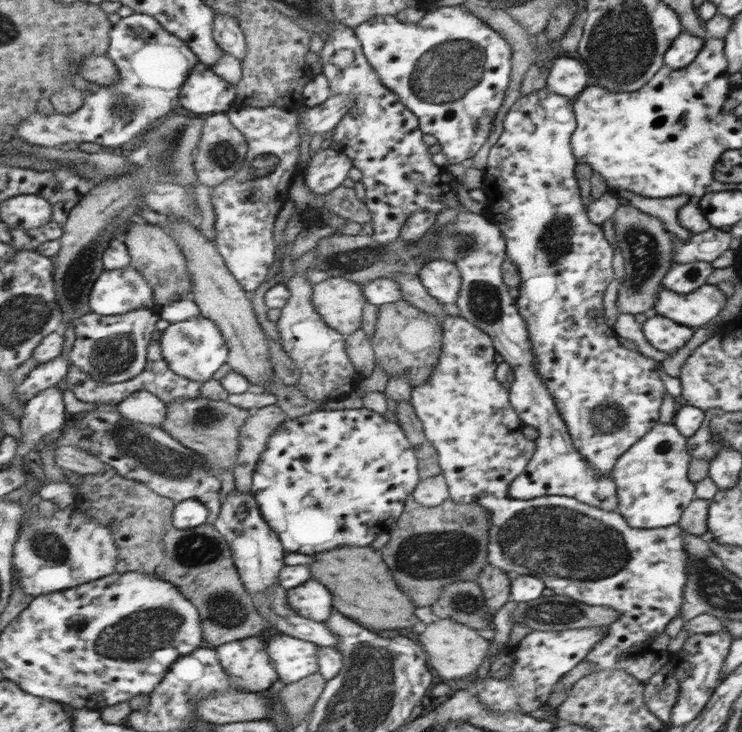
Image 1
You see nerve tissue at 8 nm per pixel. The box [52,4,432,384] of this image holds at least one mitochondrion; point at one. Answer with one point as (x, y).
(79, 274)

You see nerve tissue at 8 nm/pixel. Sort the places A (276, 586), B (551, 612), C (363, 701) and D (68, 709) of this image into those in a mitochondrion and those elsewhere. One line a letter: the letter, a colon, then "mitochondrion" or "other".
A: other
B: mitochondrion
C: mitochondrion
D: other

